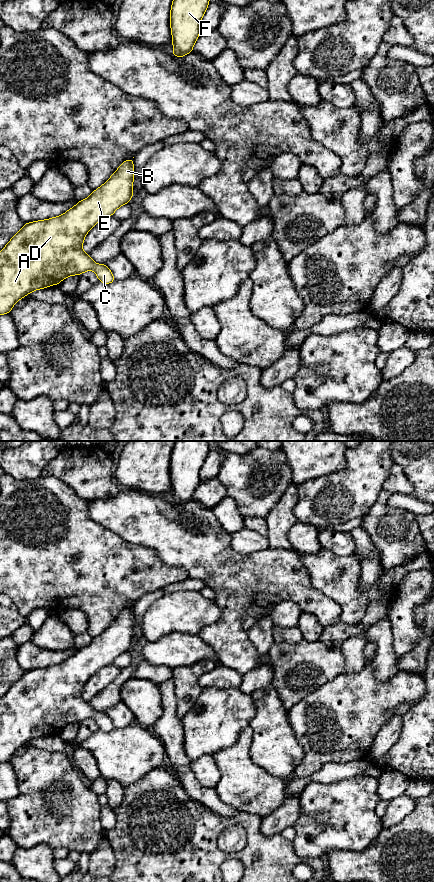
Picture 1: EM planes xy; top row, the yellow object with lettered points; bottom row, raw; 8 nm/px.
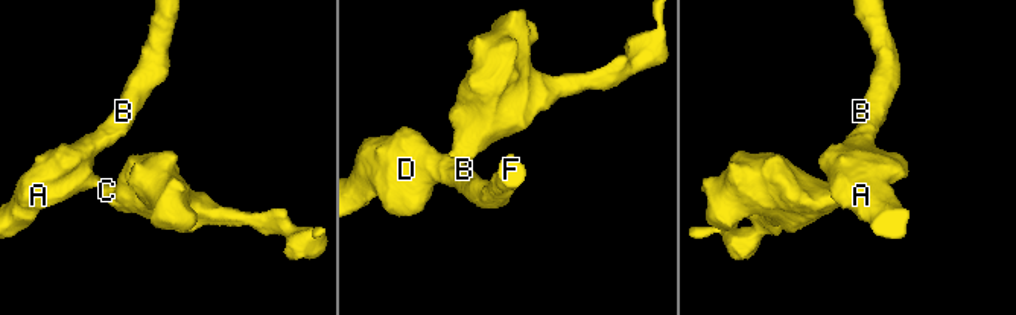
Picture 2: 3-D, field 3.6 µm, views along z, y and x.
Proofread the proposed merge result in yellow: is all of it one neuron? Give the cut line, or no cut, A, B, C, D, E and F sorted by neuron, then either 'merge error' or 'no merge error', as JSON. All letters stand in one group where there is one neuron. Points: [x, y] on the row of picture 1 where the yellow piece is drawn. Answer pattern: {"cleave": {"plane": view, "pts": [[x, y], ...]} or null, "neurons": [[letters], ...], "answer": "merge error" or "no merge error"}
{"cleave": null, "neurons": [["A", "B", "C", "D", "E", "F"]], "answer": "no merge error"}

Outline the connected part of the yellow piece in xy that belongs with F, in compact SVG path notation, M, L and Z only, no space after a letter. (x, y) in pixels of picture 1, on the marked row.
M173 0L170 12L170 27L176 57L183 57L193 51L200 35L199 24L210 0Z

